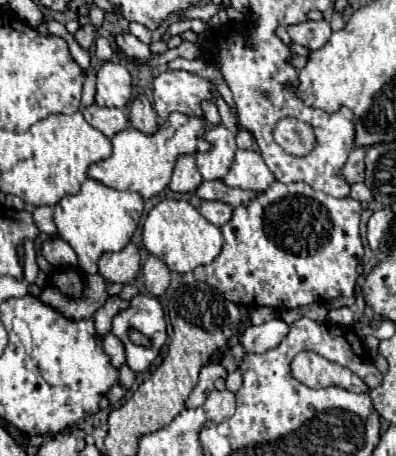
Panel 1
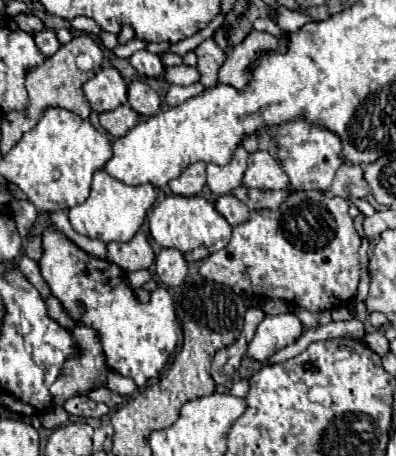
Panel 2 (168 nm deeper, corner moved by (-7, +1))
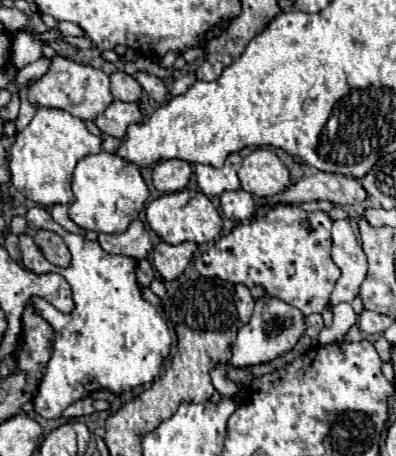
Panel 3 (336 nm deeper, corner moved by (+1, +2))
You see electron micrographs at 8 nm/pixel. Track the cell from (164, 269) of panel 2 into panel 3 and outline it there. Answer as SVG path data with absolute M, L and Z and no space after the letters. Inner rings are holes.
M160 242L152 250L152 264L164 280L176 280L188 266L194 250L196 250L196 244L192 244L192 242L184 242L178 246Z

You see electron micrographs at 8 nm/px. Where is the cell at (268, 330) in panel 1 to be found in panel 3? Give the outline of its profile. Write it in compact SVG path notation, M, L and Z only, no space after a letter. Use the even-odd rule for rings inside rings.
M264 296L262 300L256 300L256 308L254 308L250 322L238 330L238 338L232 348L230 364L236 368L246 368L246 366L270 362L276 356L292 350L296 346L298 338L304 334L304 330L306 330L304 314L298 308L294 308L282 300L276 300L272 296Z

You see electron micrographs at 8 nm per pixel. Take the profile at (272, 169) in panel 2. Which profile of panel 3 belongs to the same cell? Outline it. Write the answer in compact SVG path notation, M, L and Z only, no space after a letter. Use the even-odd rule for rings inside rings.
M258 148L244 158L238 178L242 182L242 190L254 194L256 198L272 196L290 184L286 166L266 148Z

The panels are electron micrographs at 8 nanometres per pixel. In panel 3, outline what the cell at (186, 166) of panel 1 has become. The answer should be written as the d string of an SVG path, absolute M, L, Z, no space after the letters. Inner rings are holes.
M166 160L156 164L152 170L154 186L162 194L184 190L190 182L190 176L192 176L192 164L184 160Z

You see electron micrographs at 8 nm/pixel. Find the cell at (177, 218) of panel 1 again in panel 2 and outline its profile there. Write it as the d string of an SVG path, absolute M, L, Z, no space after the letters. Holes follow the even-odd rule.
M170 195L162 203L158 203L148 215L150 235L162 247L172 247L184 253L186 261L202 261L204 257L216 253L216 249L224 249L230 237L230 223L216 211L216 207L204 197L180 197Z

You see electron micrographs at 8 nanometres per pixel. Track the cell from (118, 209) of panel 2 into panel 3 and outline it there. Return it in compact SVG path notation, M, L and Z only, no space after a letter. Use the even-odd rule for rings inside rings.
M100 152L82 158L74 170L72 190L76 200L68 208L70 220L84 230L104 234L124 232L130 226L130 222L138 218L138 210L142 210L148 200L148 188L138 166L134 164L124 166L124 162L110 152Z

